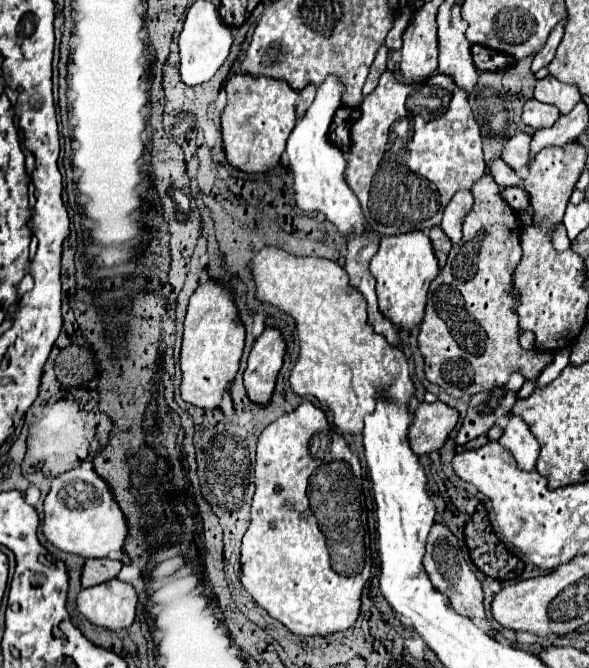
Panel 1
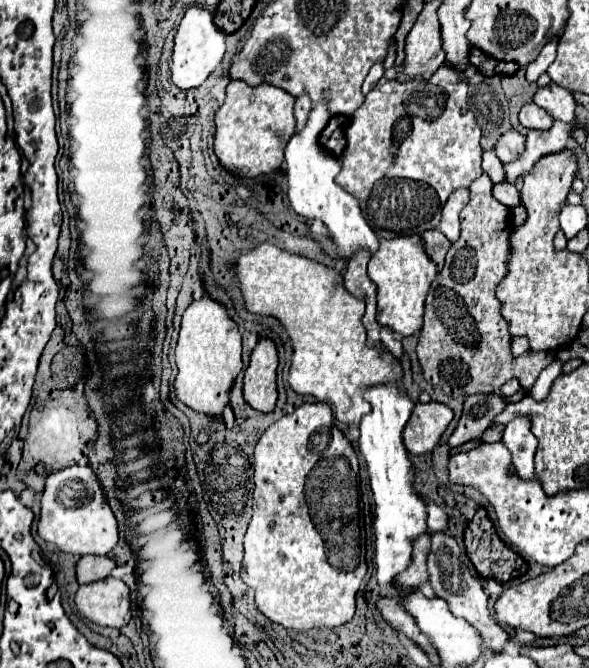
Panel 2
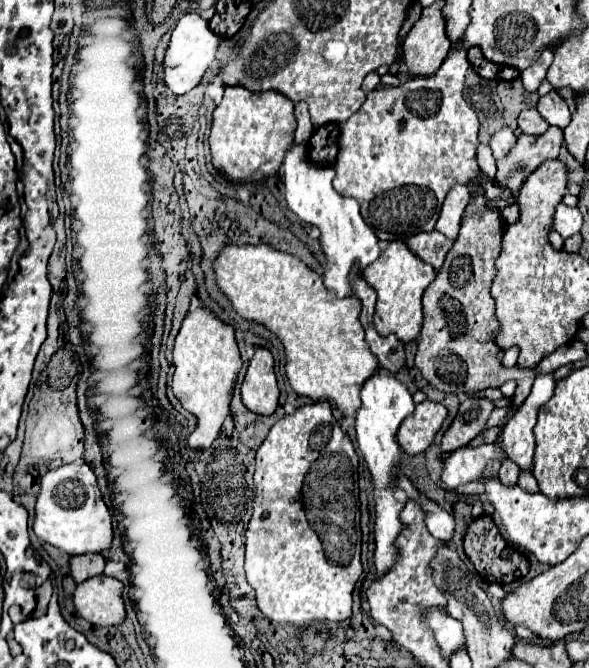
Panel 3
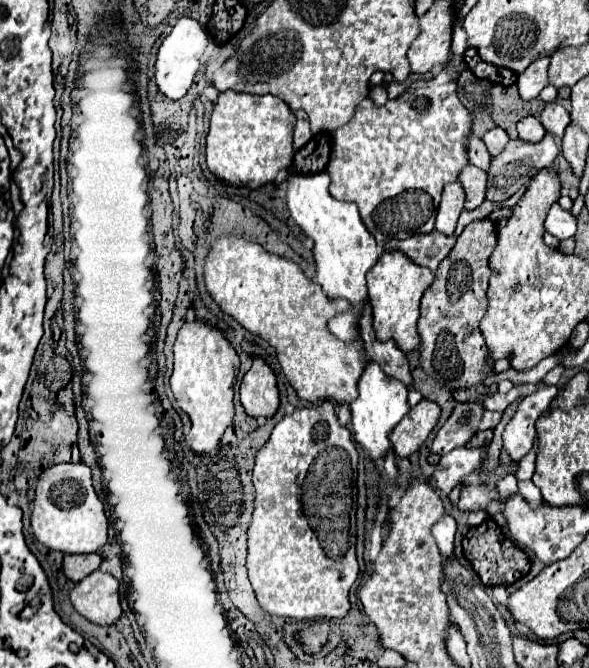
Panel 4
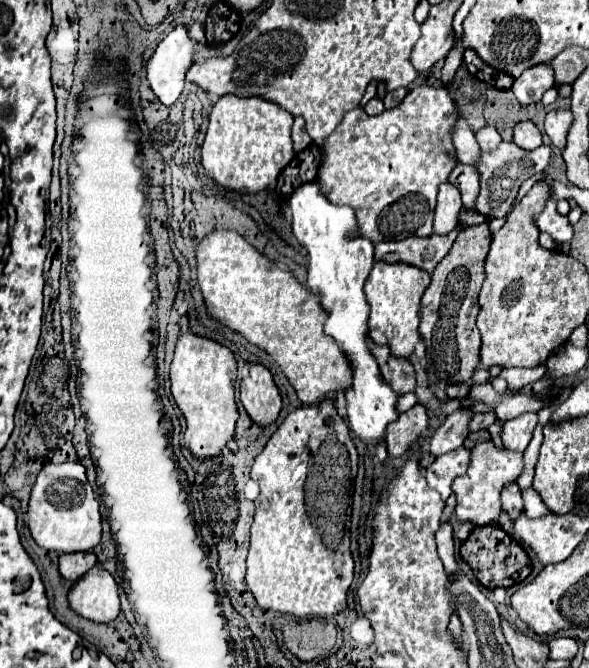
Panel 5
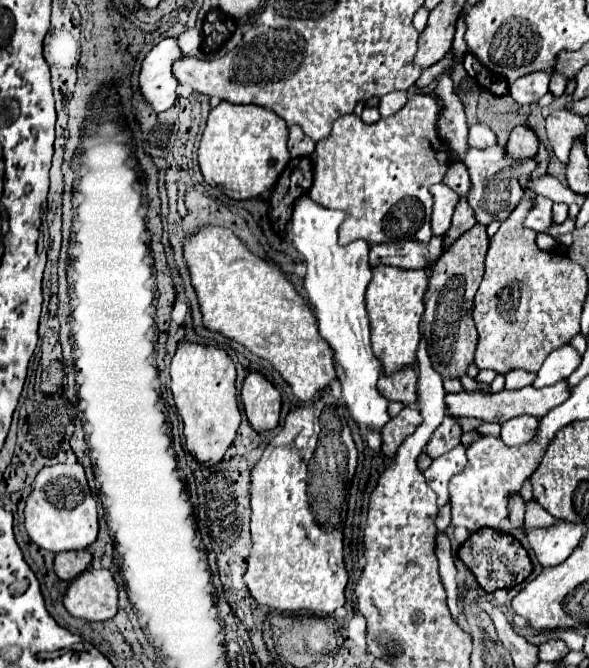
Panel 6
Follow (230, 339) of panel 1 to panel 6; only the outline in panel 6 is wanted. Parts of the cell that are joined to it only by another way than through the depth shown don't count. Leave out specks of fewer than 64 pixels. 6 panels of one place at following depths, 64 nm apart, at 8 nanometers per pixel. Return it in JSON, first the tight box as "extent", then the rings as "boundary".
{"extent":[170,342,240,468],"boundary":[[[180,342],[170,366],[172,394],[176,410],[184,422],[186,450],[206,468],[218,464],[234,442],[240,426],[240,410],[236,404],[236,368],[222,348]]]}

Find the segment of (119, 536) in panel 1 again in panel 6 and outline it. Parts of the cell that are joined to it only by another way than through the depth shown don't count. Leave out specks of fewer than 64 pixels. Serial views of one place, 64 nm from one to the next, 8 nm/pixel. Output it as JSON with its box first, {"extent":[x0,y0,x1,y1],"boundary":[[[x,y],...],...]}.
{"extent":[24,462,98,552],"boundary":[[[78,462],[56,464],[56,466],[42,468],[38,472],[32,492],[26,498],[24,526],[28,536],[40,548],[50,552],[84,550],[96,540],[96,534],[98,534],[96,500],[90,494],[84,468]]]}

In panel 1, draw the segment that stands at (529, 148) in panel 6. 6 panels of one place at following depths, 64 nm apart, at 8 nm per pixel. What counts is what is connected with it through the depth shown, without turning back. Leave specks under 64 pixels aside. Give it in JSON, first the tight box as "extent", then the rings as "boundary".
{"extent":[522,98,560,130],"boundary":[[[534,98],[524,104],[522,122],[530,128],[536,128],[536,130],[538,128],[550,128],[558,118],[560,118],[560,112],[550,104],[542,104]]]}

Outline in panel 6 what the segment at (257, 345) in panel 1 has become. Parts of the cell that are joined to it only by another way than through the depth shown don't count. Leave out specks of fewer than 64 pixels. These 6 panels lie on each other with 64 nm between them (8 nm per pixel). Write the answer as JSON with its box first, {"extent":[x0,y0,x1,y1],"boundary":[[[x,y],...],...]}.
{"extent":[242,372,280,432],"boundary":[[[250,372],[242,384],[242,404],[250,426],[256,432],[266,432],[280,422],[280,394],[260,374]]]}

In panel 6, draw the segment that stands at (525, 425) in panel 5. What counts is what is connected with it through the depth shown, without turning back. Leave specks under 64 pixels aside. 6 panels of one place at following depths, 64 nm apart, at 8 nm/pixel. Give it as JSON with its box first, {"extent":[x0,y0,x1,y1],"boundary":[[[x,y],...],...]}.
{"extent":[502,416,538,446],"boundary":[[[520,416],[520,418],[512,418],[508,422],[502,424],[502,440],[508,446],[520,446],[526,444],[538,428],[538,418],[534,416]]]}

